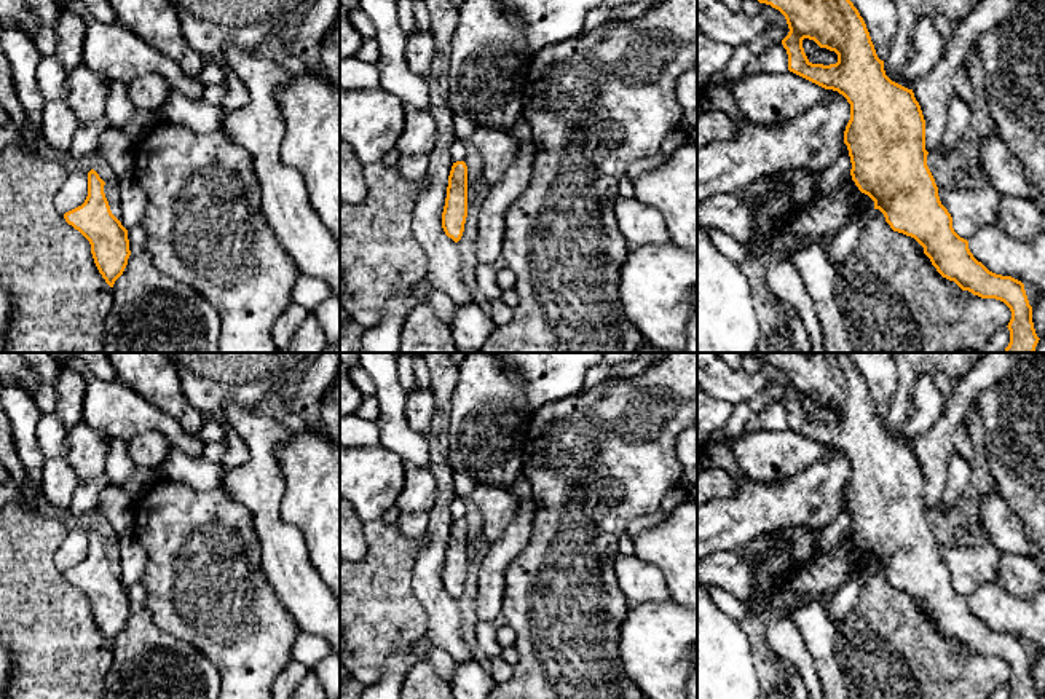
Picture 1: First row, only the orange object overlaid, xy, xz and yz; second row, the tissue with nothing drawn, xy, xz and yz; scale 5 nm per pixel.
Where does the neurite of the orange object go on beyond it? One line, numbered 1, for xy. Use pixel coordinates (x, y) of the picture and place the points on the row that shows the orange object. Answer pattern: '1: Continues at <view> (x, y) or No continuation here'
1: No continuation here

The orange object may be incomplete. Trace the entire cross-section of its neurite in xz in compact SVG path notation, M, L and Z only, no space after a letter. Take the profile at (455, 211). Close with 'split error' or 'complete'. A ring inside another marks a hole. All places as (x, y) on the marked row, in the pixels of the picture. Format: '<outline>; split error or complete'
M456 161L448 176L447 198L442 212L442 228L448 238L458 243L467 217L467 166Z; complete

